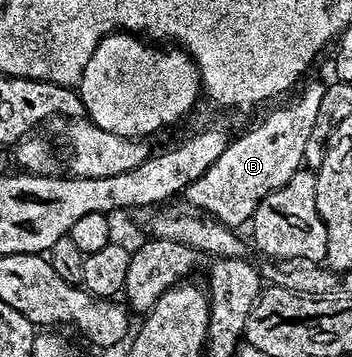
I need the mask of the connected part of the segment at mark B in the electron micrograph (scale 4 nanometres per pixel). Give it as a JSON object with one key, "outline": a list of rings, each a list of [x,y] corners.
{"outline":[[[308,83],[300,92],[297,90],[289,103],[284,103],[281,107],[276,107],[264,120],[261,121],[257,127],[249,129],[245,135],[240,135],[231,140],[228,144],[228,148],[222,153],[222,157],[218,157],[218,161],[214,165],[210,165],[210,169],[206,169],[206,173],[202,173],[202,177],[198,177],[198,181],[194,181],[187,189],[182,193],[182,199],[185,199],[189,203],[189,208],[195,209],[197,212],[201,212],[207,216],[211,216],[220,223],[224,223],[225,226],[240,229],[240,226],[247,224],[251,220],[252,214],[258,209],[258,205],[266,198],[270,193],[274,193],[274,189],[282,189],[282,185],[286,185],[286,181],[290,181],[290,177],[294,177],[296,171],[301,170],[304,167],[304,154],[306,153],[306,141],[310,141],[310,132],[314,129],[314,121],[318,121],[318,108],[322,105],[322,97],[324,96],[325,84],[321,83]]]}

